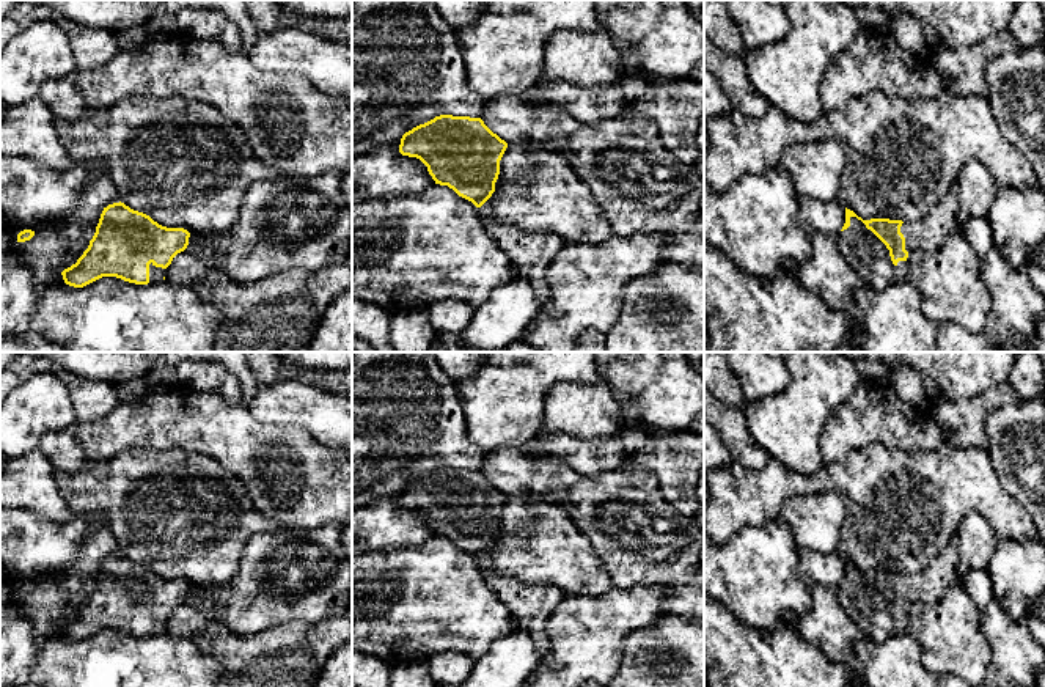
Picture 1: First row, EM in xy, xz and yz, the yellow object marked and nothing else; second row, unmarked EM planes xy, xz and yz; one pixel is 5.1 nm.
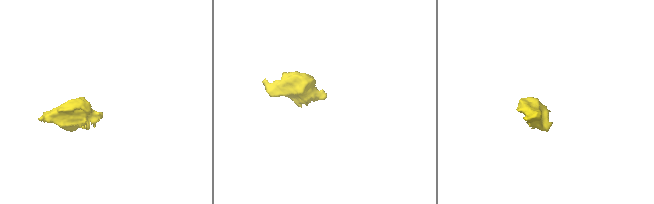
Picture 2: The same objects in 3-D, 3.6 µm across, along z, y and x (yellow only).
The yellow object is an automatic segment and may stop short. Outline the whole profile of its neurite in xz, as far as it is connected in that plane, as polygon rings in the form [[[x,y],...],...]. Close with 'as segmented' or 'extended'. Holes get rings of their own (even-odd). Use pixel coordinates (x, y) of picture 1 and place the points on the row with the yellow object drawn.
[[[440,115],[405,132],[399,152],[420,159],[435,184],[448,186],[478,208],[490,237],[545,308],[550,300],[545,272],[566,241],[559,234],[528,233],[492,219],[487,200],[495,192],[506,148],[508,143],[481,118]]]; extended

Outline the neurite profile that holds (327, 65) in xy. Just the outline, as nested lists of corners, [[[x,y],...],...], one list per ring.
[[[286,28],[278,33],[258,35],[248,58],[261,71],[302,74],[321,93],[343,97],[352,105],[352,46],[324,39],[303,28]]]

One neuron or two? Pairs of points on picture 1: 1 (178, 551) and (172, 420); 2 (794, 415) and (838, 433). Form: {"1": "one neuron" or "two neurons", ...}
{"1": "two neurons", "2": "two neurons"}

